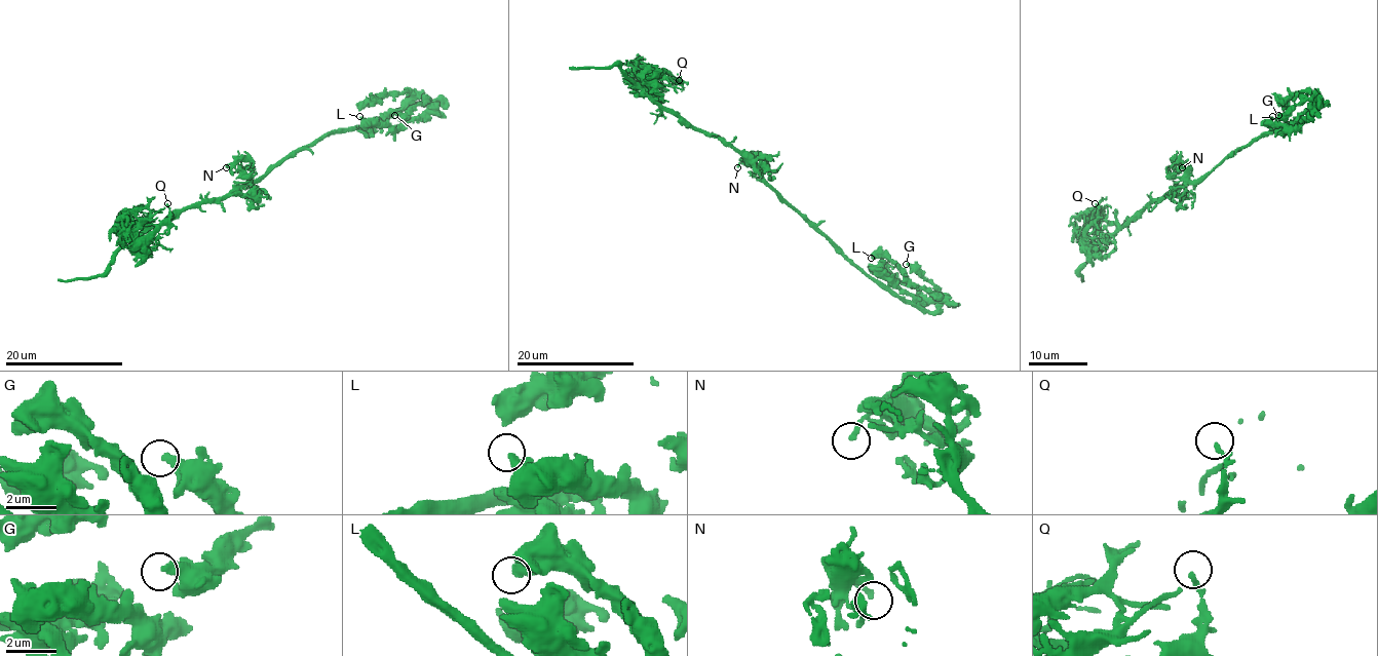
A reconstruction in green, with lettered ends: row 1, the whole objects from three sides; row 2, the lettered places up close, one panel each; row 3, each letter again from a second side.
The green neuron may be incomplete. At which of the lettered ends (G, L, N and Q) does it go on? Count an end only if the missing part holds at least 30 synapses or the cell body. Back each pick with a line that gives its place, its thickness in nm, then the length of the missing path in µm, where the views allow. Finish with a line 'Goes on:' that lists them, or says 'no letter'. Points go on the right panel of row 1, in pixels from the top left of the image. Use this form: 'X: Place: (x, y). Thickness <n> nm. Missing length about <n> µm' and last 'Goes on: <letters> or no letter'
Goes on: no letter

